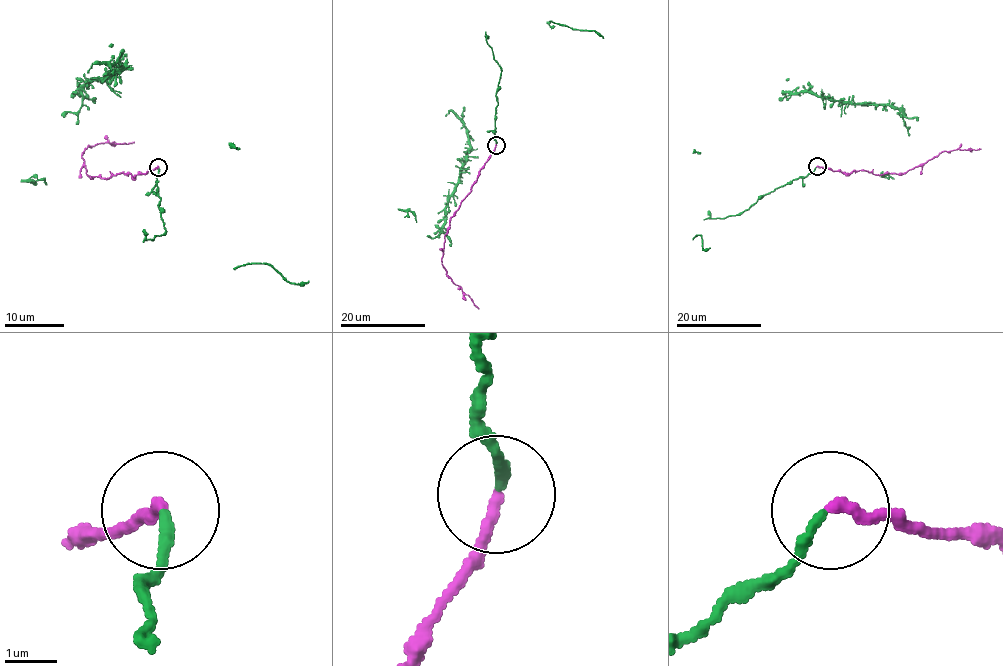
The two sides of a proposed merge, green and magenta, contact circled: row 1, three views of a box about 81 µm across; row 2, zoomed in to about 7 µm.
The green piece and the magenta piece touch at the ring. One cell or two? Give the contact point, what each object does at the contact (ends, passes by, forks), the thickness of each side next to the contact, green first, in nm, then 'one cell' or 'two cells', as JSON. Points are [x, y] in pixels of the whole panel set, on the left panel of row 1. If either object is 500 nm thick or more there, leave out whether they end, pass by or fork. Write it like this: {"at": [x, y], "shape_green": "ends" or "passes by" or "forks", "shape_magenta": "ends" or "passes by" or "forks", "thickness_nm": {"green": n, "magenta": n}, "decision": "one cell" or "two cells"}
{"at": [158, 167], "shape_green": "ends", "shape_magenta": "ends", "thickness_nm": {"green": 200, "magenta": 240}, "decision": "one cell"}

